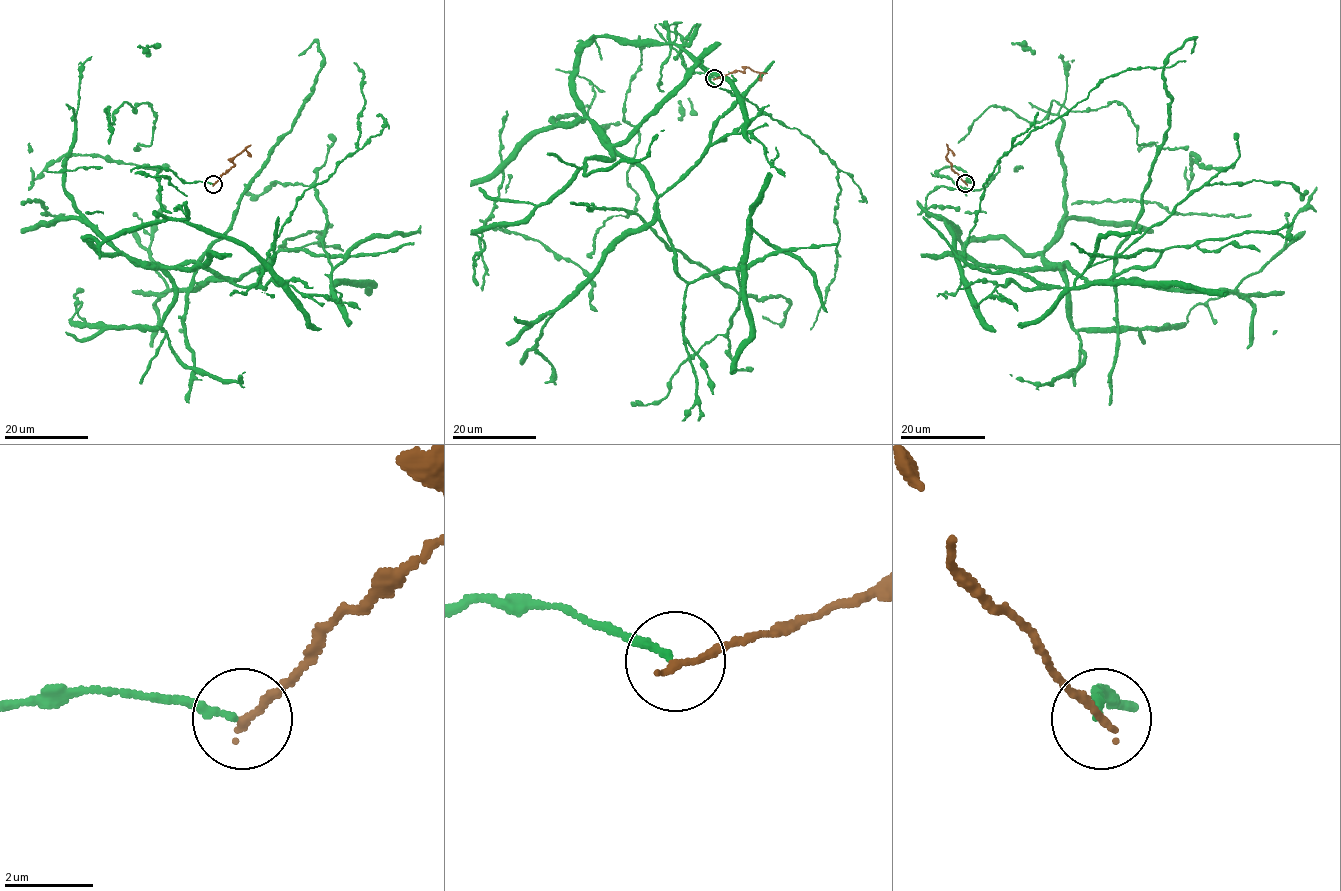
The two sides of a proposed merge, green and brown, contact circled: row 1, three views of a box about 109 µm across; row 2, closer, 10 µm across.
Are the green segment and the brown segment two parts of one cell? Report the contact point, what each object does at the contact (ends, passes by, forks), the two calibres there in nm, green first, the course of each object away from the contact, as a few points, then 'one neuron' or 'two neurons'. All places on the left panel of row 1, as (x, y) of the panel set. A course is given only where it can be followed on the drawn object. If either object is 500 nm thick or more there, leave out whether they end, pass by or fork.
(213, 184) | green ends | brown ends | 150/180 nm | green via (212, 184), (131, 169), (168, 178), (165, 219), (89, 238), (228, 281), (329, 255), (313, 185), (244, 191) | brown via (213, 184), (244, 150), (251, 157) | two neurons

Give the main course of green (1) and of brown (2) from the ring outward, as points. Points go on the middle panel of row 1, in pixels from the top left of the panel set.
1: (714, 78), (667, 22), (592, 37), (572, 85), (645, 174), (676, 273), (741, 261), (726, 333), (631, 402)
2: (715, 78), (748, 67), (759, 73), (760, 80)

